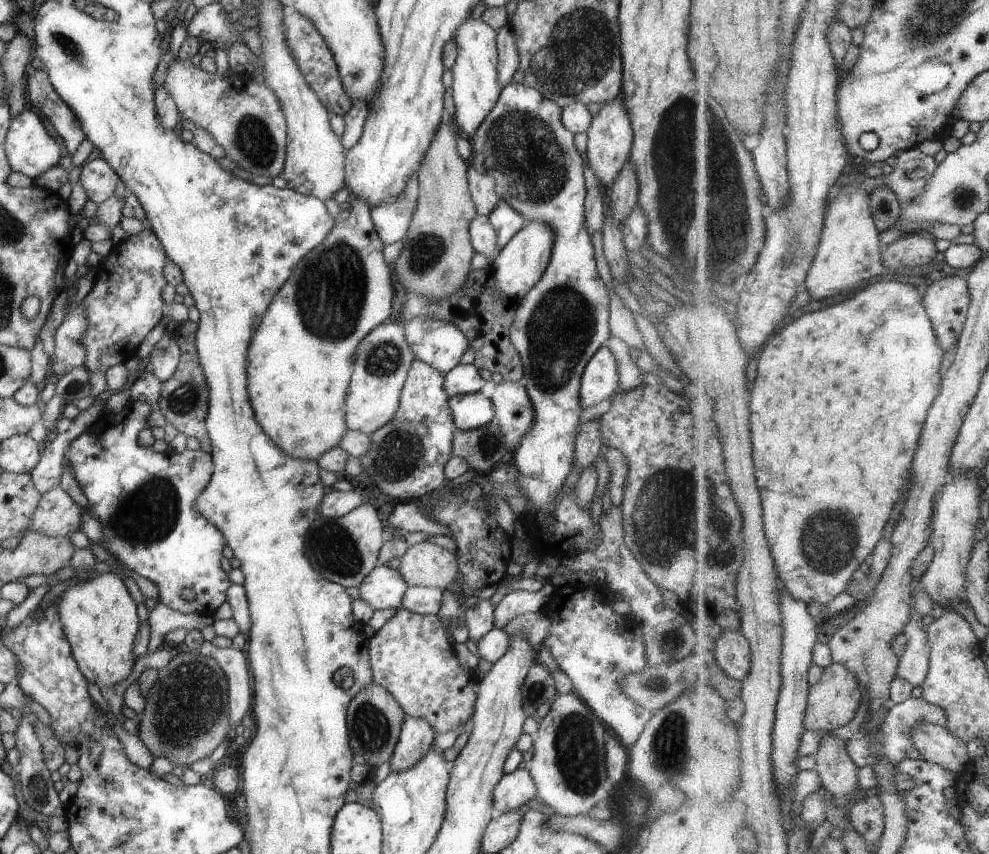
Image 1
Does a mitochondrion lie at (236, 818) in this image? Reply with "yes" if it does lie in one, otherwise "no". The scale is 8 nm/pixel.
no

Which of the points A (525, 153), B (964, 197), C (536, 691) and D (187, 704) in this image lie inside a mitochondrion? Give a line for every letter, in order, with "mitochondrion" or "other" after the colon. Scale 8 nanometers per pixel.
A: mitochondrion
B: mitochondrion
C: mitochondrion
D: mitochondrion

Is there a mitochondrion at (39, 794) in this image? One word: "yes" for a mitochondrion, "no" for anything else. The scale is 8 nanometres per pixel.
yes

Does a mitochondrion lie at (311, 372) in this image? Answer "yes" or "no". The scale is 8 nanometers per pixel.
no

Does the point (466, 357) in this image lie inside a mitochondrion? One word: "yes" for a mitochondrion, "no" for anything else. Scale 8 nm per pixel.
no

